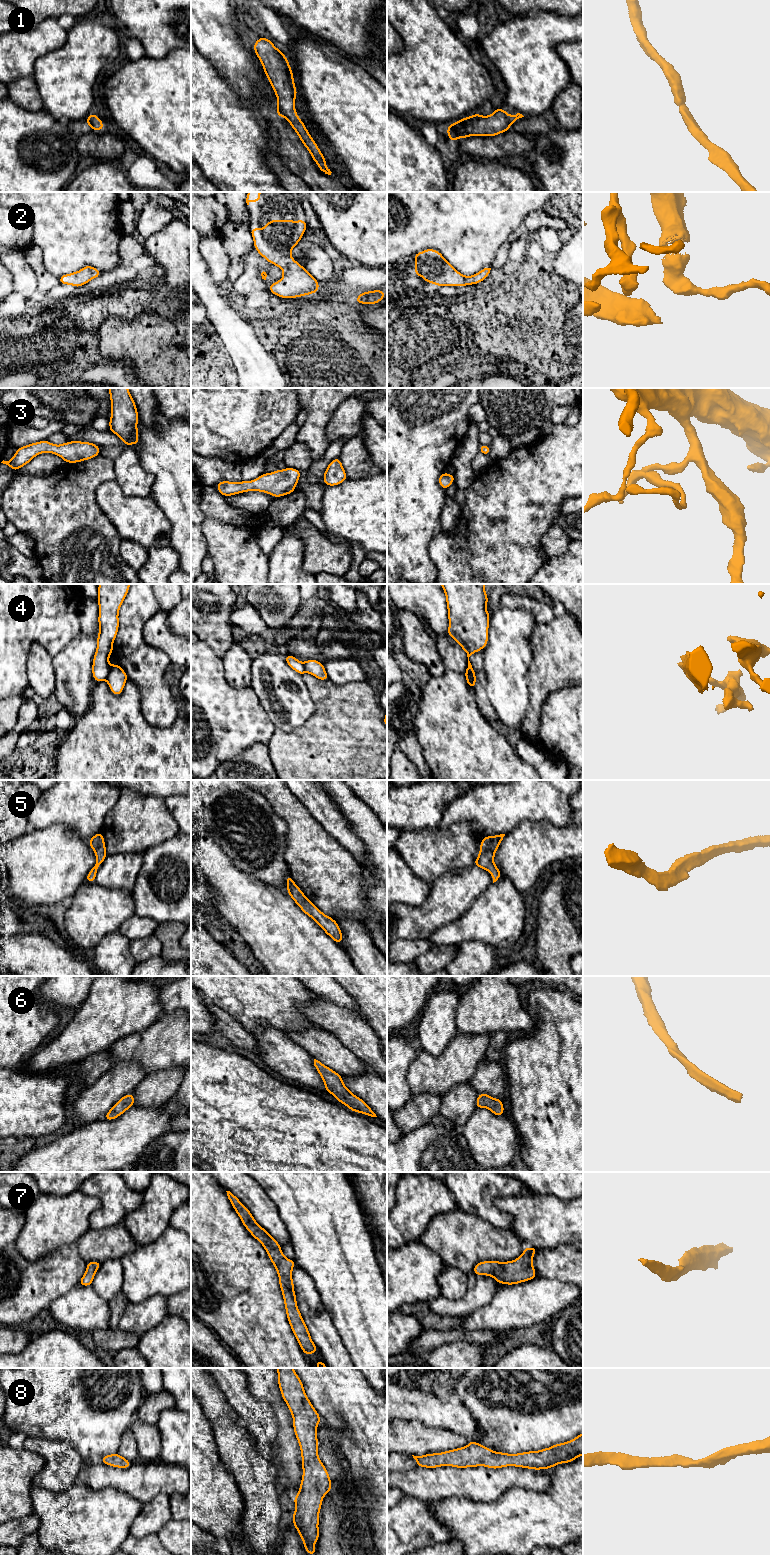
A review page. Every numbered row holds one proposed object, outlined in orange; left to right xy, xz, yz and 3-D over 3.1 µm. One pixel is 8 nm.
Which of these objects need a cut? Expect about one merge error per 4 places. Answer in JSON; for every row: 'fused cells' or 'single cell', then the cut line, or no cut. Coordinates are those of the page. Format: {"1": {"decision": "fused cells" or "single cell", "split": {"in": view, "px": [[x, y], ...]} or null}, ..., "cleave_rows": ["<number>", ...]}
{"1": {"decision": "single cell", "split": null}, "2": {"decision": "single cell", "split": null}, "3": {"decision": "single cell", "split": null}, "4": {"decision": "fused cells", "split": {"in": "xy", "px": [[111, 666], [106, 679]]}}, "5": {"decision": "single cell", "split": null}, "6": {"decision": "single cell", "split": null}, "7": {"decision": "single cell", "split": null}, "8": {"decision": "single cell", "split": null}, "cleave_rows": ["4"]}

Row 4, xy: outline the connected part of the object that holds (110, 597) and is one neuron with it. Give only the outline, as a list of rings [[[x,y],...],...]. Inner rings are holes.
[[[99,584],[99,633],[96,653],[93,657],[92,674],[96,682],[107,680],[110,672],[109,656],[119,628],[119,610],[131,584]]]

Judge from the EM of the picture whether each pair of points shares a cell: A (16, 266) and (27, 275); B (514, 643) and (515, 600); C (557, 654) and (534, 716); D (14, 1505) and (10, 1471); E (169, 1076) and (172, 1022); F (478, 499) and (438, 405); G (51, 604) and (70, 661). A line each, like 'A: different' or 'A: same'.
A: same
B: different
C: same
D: same
E: different
F: different
G: different

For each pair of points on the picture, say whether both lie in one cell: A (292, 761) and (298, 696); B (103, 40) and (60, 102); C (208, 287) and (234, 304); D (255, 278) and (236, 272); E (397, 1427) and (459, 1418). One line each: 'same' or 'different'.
A: different
B: same
C: same
D: different
E: different

